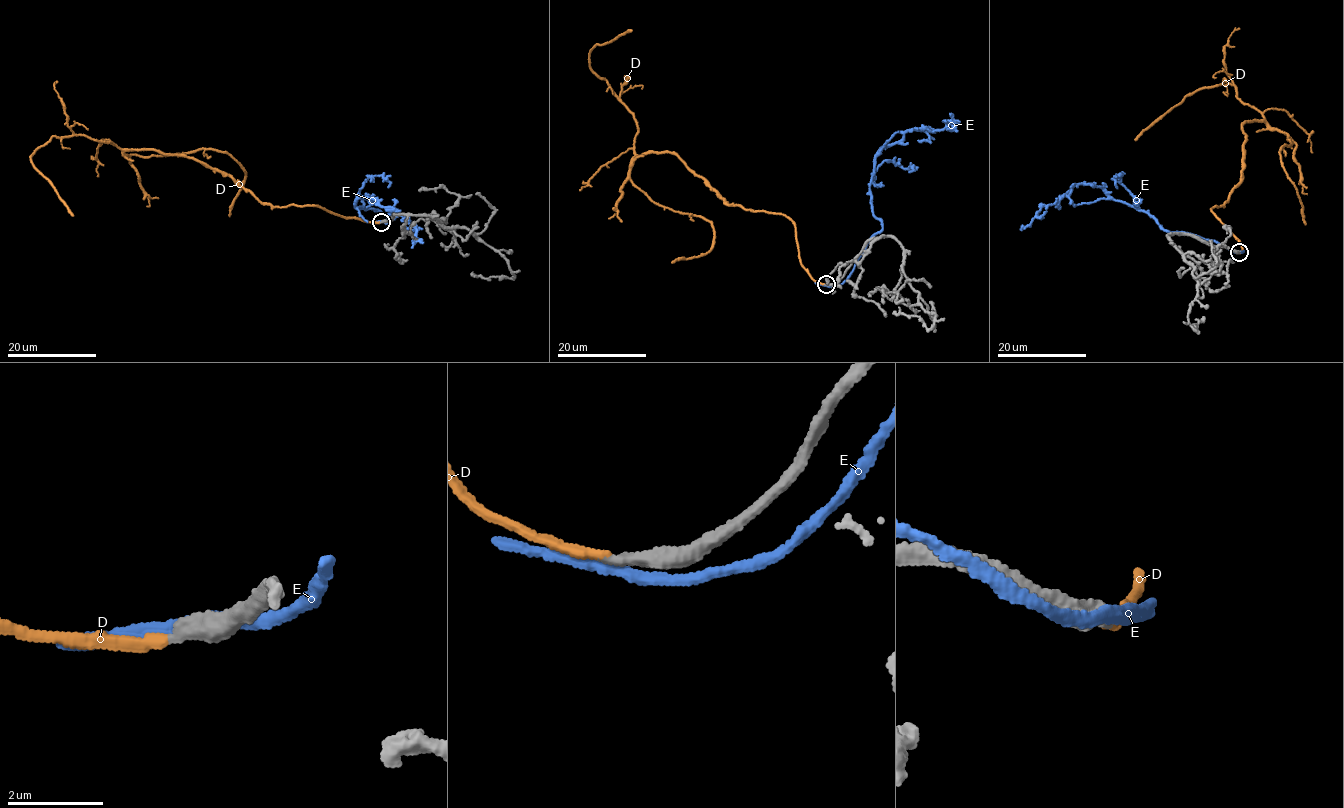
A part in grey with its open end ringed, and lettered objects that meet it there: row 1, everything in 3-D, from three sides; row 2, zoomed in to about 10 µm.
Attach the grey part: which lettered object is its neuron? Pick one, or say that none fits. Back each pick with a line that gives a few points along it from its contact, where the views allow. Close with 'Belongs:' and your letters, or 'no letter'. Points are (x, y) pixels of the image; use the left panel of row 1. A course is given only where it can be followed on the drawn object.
Belongs: no letter

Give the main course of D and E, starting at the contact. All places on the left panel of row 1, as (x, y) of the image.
D: (381, 222), (317, 206), (263, 204), (230, 177), (182, 155), (53, 136), (30, 158), (73, 215)
E: (383, 221), (401, 214), (355, 209), (354, 203), (366, 196), (393, 207), (416, 232), (411, 248)

